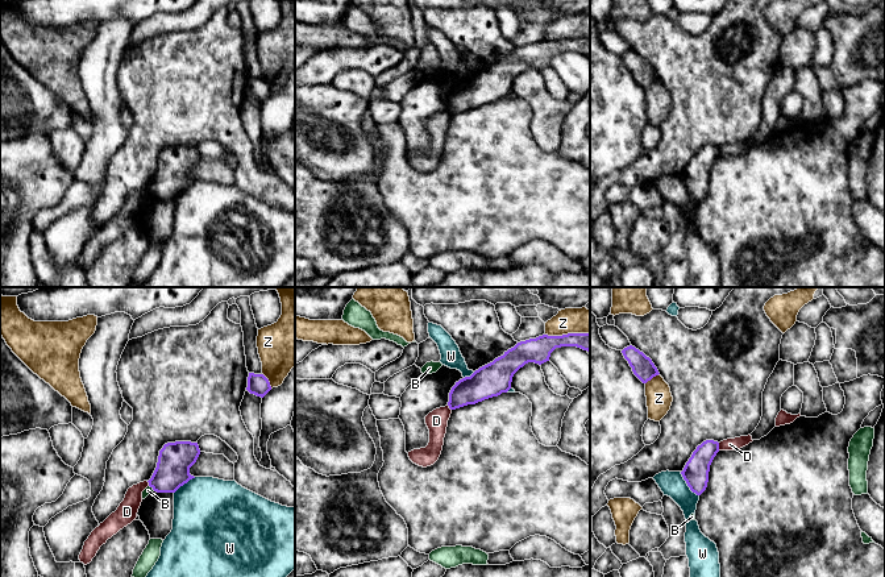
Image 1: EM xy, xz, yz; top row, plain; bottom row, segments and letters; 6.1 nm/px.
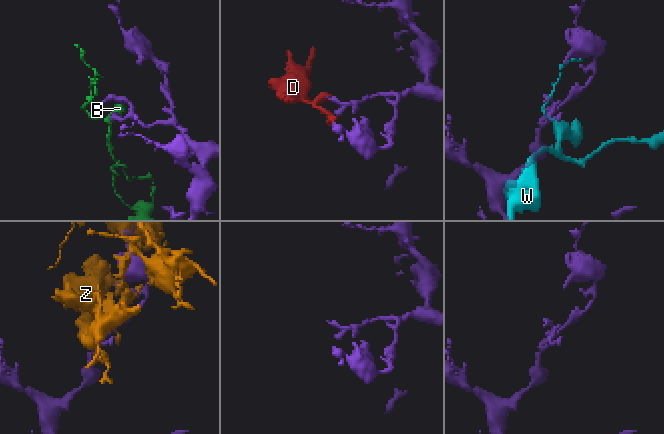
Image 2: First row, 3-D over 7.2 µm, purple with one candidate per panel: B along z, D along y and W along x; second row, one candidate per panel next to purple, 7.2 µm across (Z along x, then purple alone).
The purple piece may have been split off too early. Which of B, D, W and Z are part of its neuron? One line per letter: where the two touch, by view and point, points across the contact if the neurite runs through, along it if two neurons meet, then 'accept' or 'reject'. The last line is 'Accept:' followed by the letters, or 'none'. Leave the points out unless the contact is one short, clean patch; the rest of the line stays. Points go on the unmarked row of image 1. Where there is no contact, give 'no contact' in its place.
B: xy (152, 191) | along xy (149, 190), (154, 195) | reject
D: yz (718, 152) | along yz (718, 148), (719, 154) | reject
W: yz (688, 190) | reject
Z: xz (568, 38) | reject
Accept: none

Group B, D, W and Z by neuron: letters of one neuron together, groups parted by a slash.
B / D / W / Z

